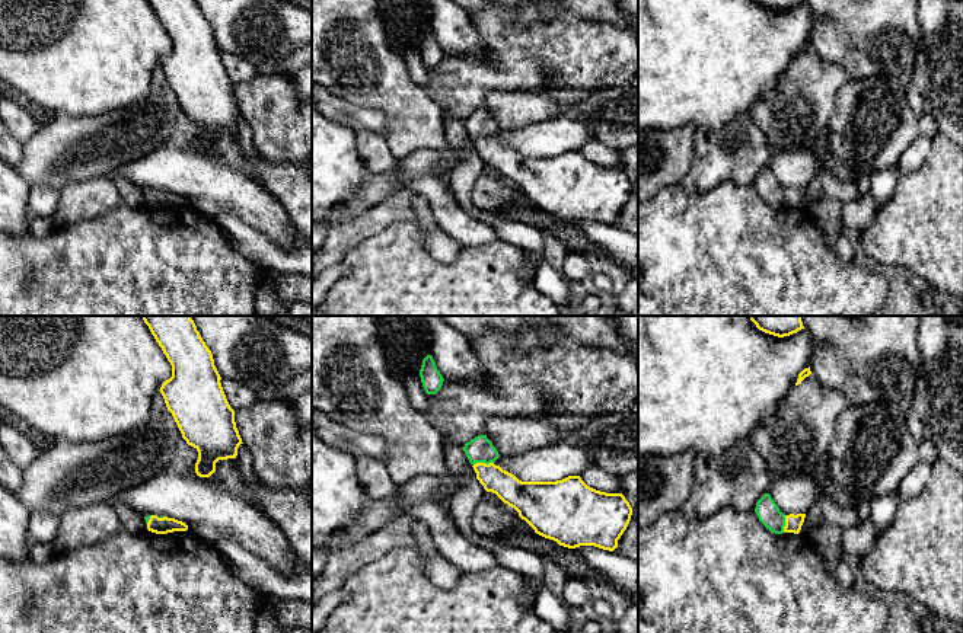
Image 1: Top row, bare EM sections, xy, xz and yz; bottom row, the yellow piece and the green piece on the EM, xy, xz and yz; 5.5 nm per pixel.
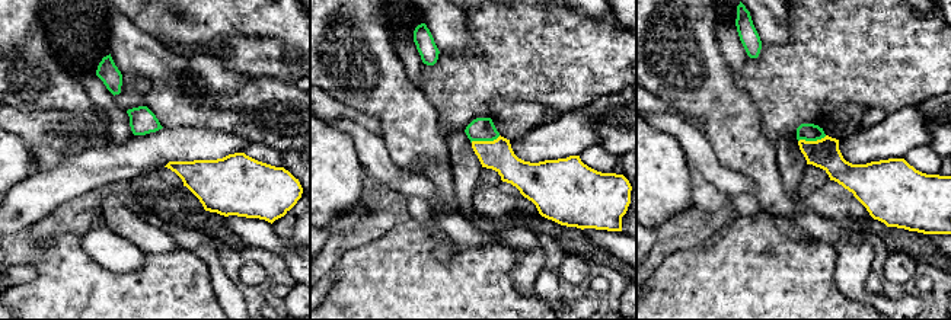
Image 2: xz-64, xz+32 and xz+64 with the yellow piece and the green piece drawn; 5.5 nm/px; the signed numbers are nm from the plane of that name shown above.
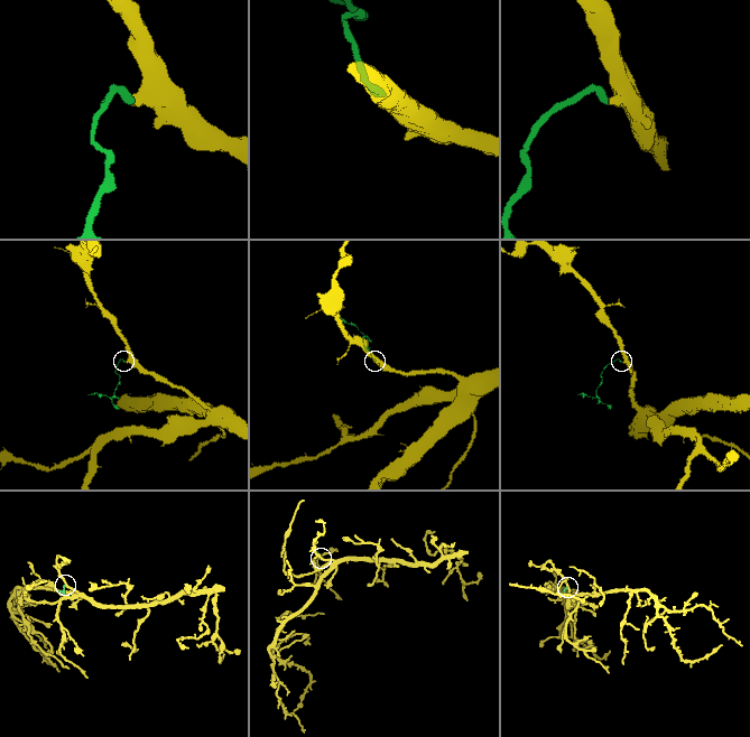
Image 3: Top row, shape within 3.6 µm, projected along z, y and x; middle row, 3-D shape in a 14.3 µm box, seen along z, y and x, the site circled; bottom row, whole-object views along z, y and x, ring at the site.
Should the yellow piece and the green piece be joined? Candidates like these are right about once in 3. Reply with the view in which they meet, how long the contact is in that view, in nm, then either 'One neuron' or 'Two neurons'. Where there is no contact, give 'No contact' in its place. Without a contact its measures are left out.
Touches yellow in xz. Shared border 110 nm. One neuron

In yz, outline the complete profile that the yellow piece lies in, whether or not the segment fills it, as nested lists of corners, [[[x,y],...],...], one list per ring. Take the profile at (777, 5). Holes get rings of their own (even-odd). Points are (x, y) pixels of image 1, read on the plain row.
[[[756,0],[756,1],[765,7],[769,7],[778,12],[790,10],[804,3],[804,0]]]

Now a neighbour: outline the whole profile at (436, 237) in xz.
[[[417,194],[412,198],[412,208],[424,230],[424,242],[430,255],[439,262],[455,262],[463,244],[437,226],[431,207],[424,196]]]

